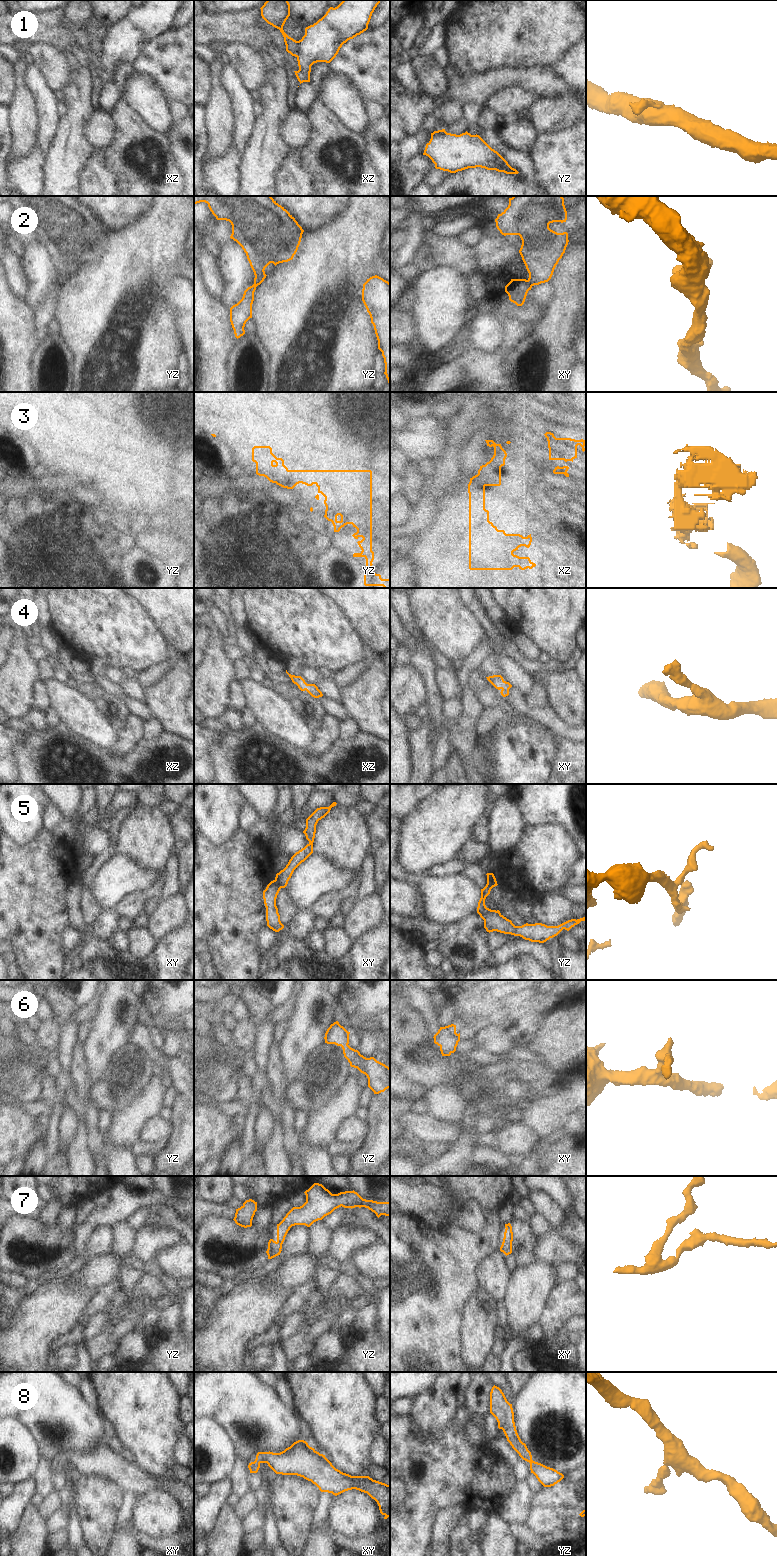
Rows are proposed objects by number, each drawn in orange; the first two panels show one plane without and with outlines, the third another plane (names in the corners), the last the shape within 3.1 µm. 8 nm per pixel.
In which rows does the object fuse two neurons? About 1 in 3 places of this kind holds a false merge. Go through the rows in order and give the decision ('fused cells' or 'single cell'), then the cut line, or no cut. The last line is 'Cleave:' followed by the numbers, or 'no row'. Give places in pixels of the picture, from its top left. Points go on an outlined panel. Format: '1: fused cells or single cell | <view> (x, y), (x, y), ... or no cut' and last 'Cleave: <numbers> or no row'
1: fused cells | xz (298, 41), (298, 54), (296, 56)
2: fused cells | xy (527, 280), (531, 286)
3: fused cells | yz (287, 468), (283, 475), (275, 482)
4: single cell | no cut
5: fused cells | xy (274, 880), (280, 888)
6: single cell | no cut
7: single cell | no cut
8: single cell | no cut
Cleave: 1, 2, 3, 5

